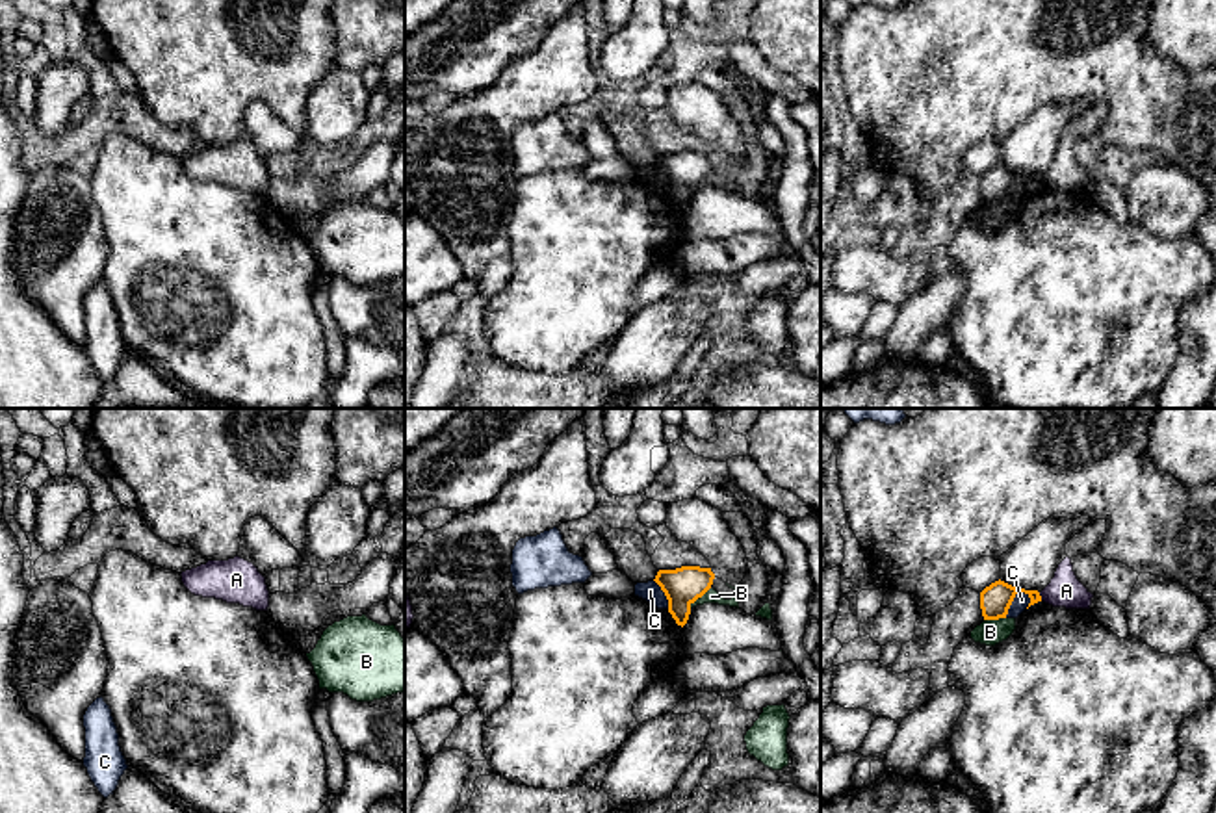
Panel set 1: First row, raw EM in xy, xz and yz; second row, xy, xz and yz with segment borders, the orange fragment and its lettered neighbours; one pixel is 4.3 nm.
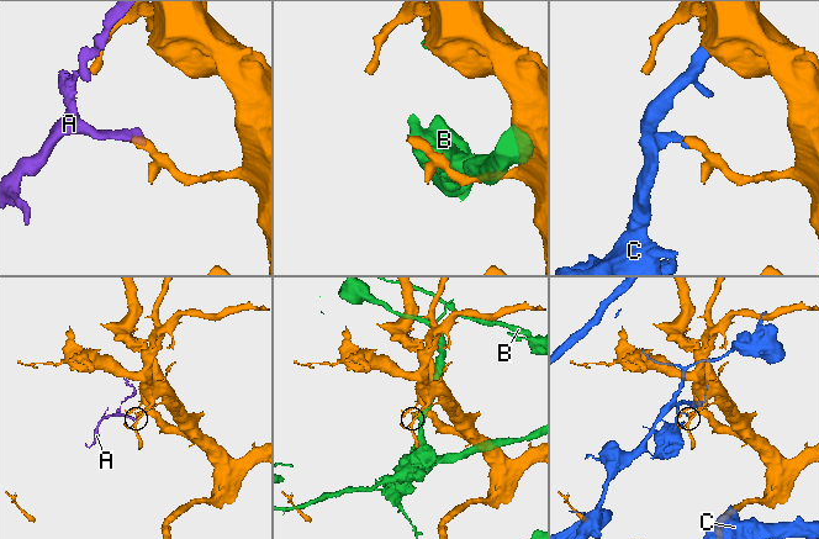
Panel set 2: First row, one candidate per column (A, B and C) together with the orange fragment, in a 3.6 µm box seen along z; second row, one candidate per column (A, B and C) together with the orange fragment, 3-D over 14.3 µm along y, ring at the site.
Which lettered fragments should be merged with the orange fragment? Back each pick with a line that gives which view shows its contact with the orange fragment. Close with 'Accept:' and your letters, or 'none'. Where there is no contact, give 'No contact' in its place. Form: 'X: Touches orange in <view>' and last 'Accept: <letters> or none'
Accept: none

